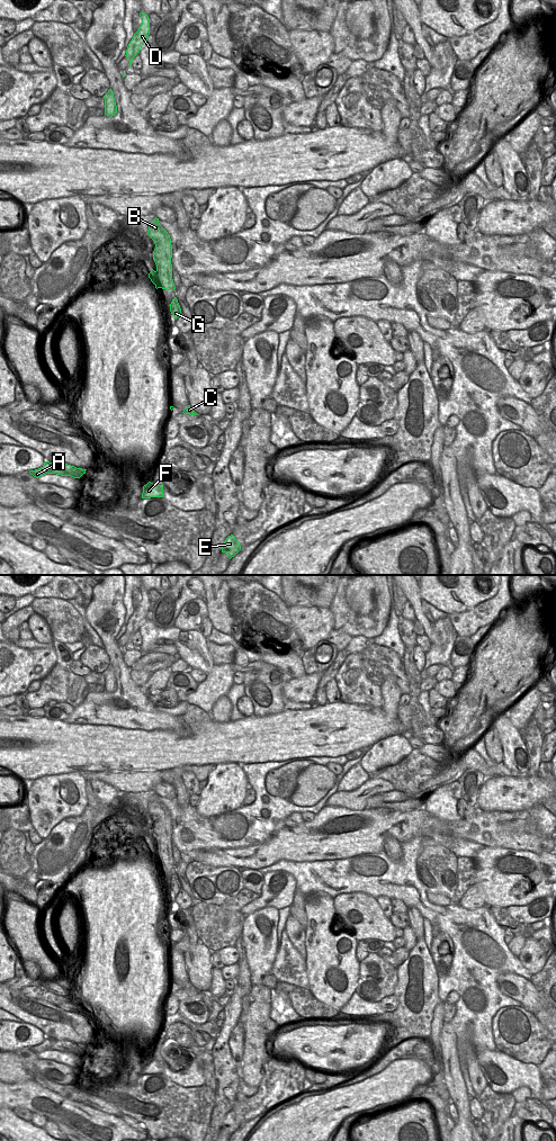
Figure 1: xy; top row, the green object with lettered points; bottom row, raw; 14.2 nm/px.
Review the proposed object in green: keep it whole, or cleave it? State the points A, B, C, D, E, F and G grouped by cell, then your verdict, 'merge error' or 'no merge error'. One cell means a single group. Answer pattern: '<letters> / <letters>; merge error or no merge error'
A C E F G / B D; merge error

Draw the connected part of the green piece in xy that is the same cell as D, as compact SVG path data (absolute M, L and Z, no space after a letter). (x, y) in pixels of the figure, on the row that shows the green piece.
M141 12L140 16L142 24L138 30L134 34L126 50L125 56L129 60L128 66L132 66L133 59L140 53L142 46L147 42L147 37L150 35L149 16L144 12Z

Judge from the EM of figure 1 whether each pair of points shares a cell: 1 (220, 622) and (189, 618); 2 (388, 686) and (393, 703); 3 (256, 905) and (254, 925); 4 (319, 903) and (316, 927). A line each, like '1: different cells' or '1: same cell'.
1: different cells
2: same cell
3: different cells
4: same cell

